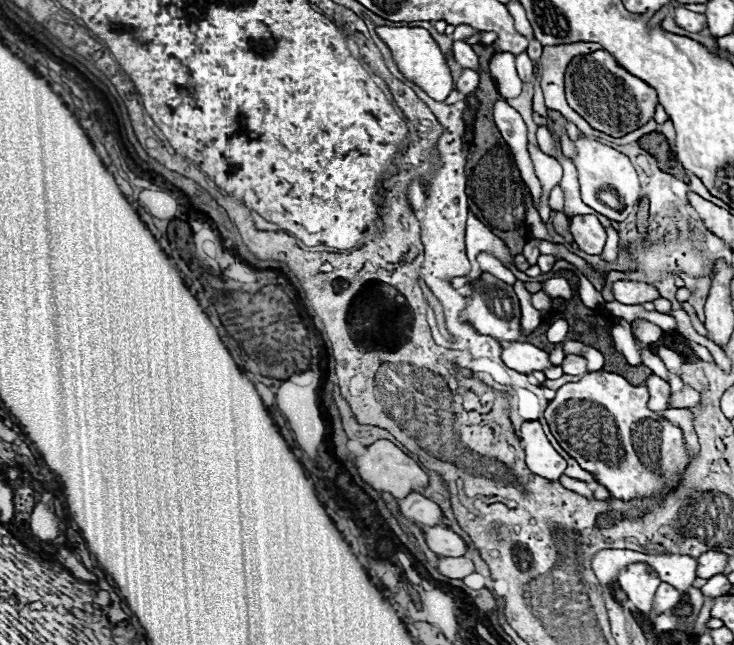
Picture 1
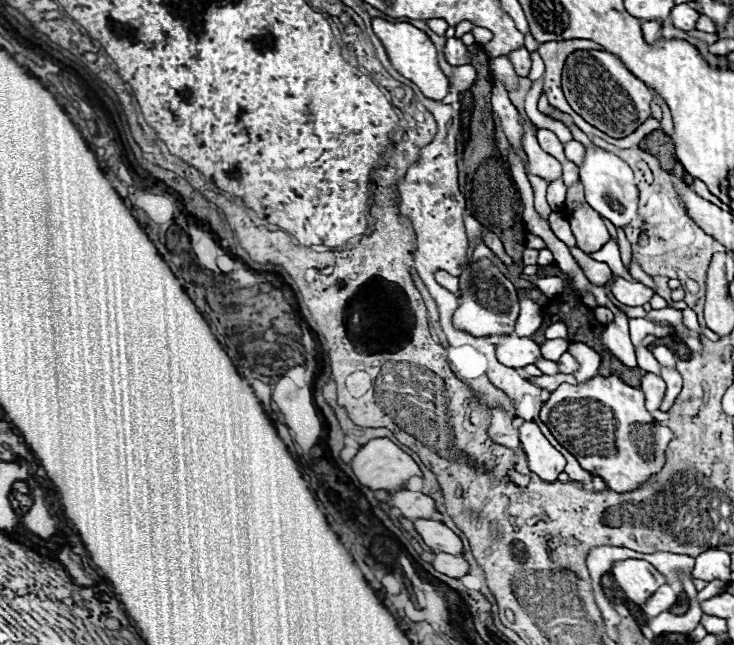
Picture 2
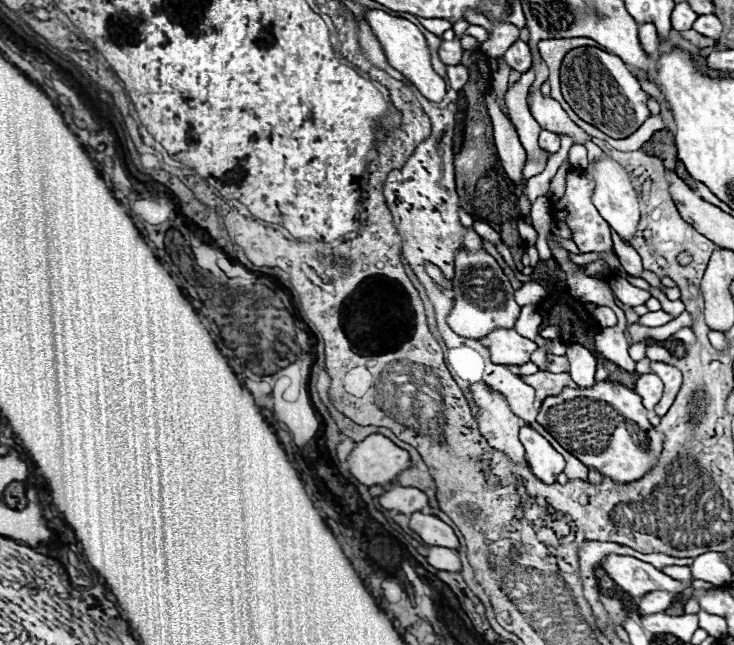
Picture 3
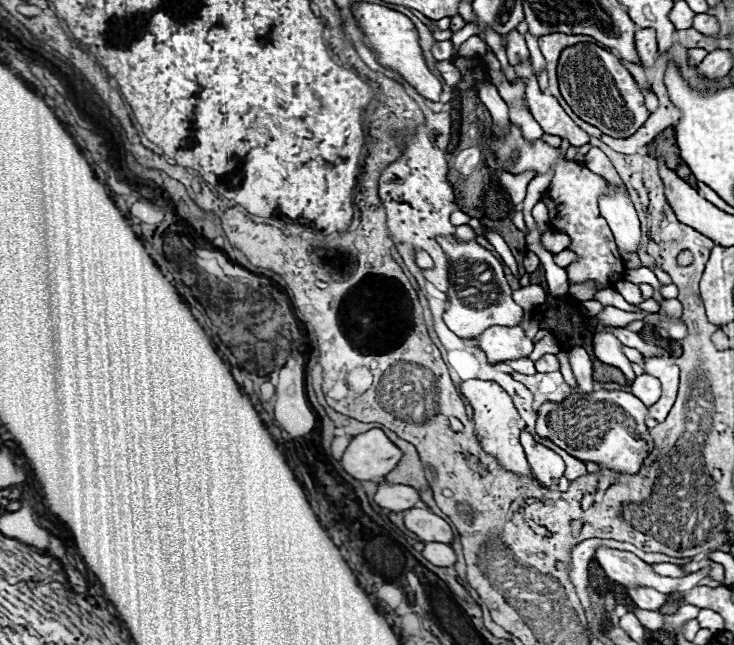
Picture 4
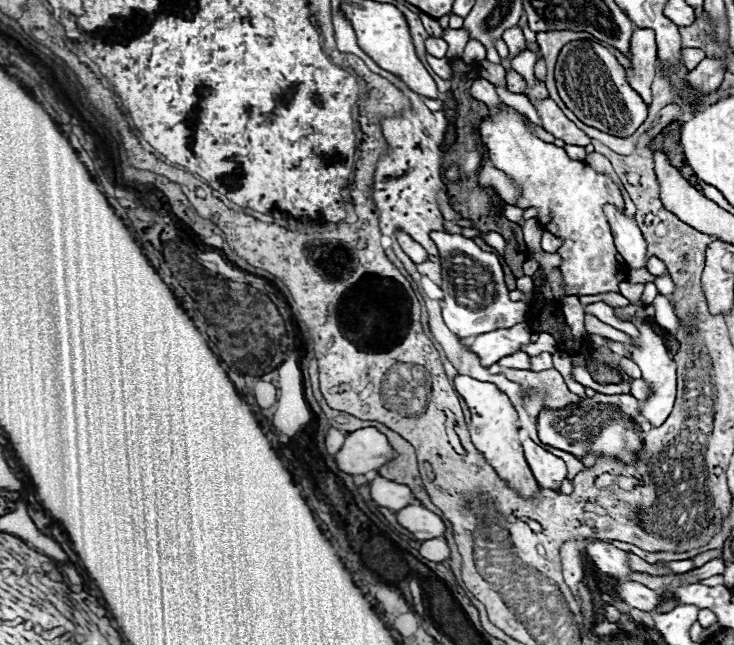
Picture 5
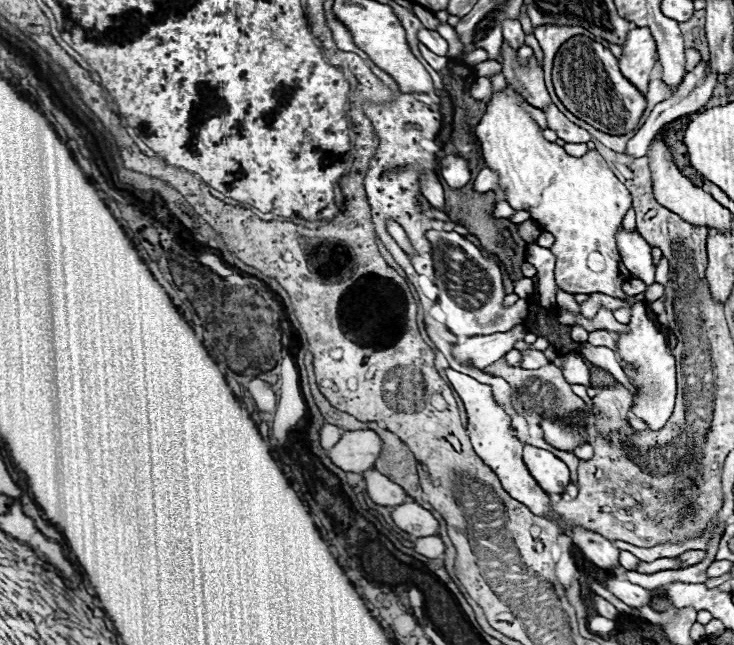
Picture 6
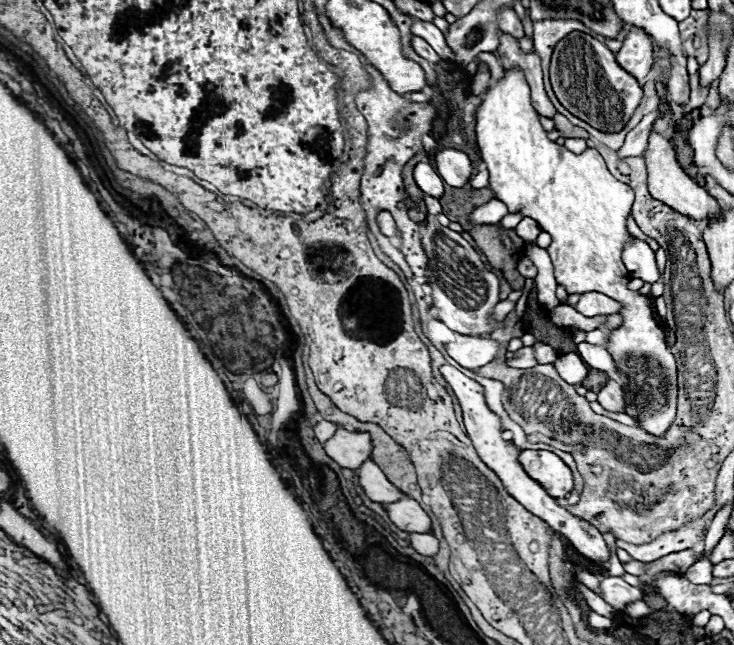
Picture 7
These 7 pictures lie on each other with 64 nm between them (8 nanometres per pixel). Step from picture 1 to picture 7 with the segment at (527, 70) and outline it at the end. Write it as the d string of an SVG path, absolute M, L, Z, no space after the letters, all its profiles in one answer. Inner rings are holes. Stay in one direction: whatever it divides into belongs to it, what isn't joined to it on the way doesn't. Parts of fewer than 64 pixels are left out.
M502 6L496 16L498 16L498 28L500 28L502 32L508 32L508 34L512 34L512 36L516 36L516 38L522 38L522 36L524 36L522 20L520 20L520 26L518 26L518 14L516 14L512 8Z

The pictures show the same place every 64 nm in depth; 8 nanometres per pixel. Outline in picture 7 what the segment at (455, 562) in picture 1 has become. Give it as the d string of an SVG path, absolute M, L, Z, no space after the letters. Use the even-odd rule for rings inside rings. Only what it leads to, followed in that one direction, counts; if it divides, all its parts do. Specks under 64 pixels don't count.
M426 532L426 534L408 534L408 542L418 554L434 556L438 552L438 540L430 532Z

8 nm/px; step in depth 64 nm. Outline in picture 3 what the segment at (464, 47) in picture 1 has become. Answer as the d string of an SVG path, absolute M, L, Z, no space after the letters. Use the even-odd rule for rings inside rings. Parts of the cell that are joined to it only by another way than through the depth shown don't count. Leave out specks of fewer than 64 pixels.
M444 40L438 48L438 56L444 64L460 64L462 58L462 48L458 40Z

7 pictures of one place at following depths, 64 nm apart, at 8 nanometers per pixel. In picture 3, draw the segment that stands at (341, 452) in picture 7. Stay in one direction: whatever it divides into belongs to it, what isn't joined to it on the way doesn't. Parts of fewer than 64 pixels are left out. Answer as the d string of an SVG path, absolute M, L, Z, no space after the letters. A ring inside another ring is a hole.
M370 434L354 444L346 464L352 476L364 486L390 486L394 478L410 466L410 456L386 436Z

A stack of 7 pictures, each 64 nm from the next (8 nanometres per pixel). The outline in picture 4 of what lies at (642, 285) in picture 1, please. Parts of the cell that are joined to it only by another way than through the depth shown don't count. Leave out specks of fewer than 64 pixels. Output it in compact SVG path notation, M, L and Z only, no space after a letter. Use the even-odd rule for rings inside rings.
M620 280L620 282L614 284L614 288L616 288L616 292L620 292L624 296L626 302L630 302L630 304L640 304L642 302L642 294L640 294L640 288L636 284Z

